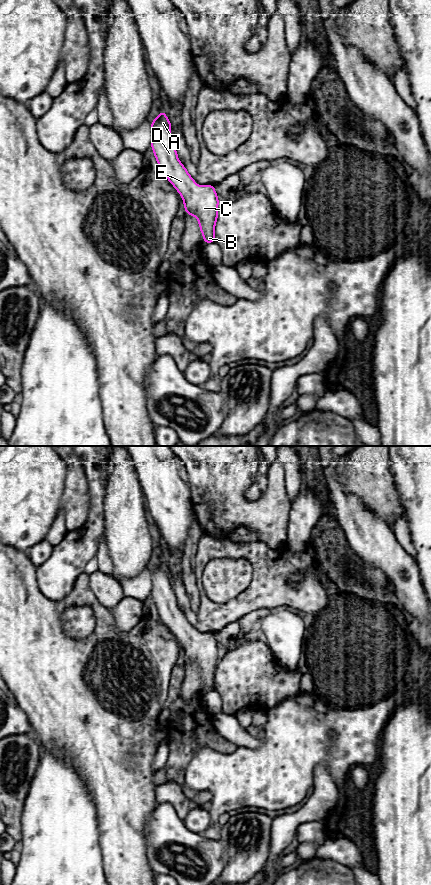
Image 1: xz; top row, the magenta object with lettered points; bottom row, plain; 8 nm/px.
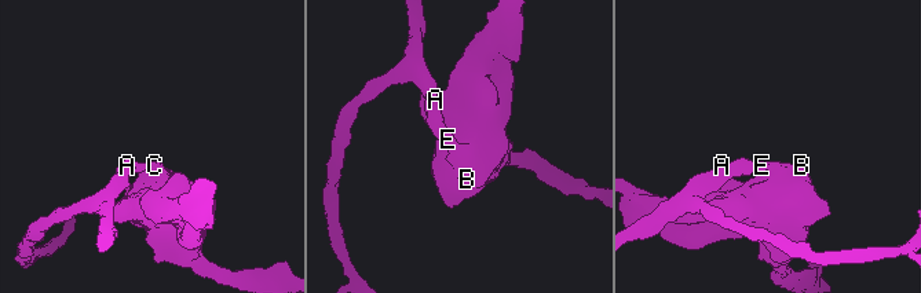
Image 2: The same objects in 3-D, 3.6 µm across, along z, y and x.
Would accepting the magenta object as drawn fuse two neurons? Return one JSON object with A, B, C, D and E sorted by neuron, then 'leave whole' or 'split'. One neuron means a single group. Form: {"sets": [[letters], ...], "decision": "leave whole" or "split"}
{"sets": [["A", "B", "C", "D", "E"]], "decision": "leave whole"}

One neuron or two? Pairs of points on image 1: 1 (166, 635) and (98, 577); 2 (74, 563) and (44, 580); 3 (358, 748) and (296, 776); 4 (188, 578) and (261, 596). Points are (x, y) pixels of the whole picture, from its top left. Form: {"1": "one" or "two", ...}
{"1": "two", "2": "one", "3": "one", "4": "two"}

